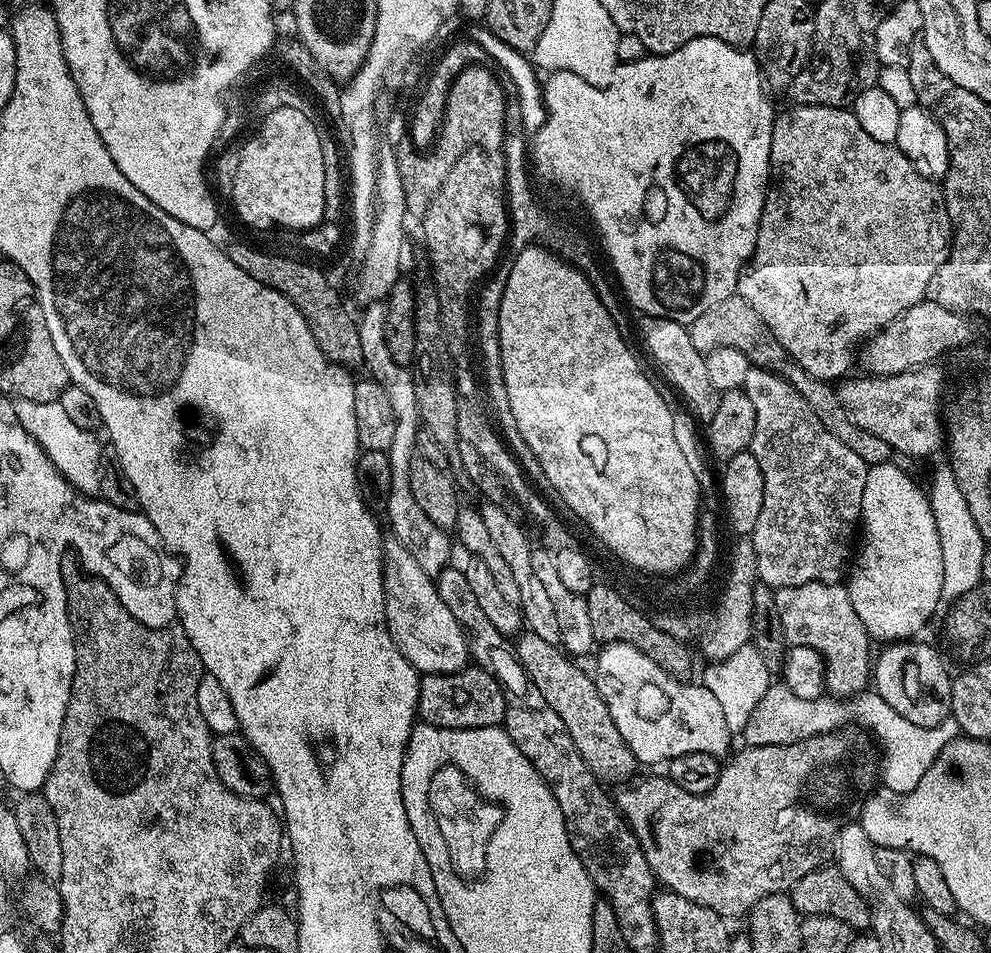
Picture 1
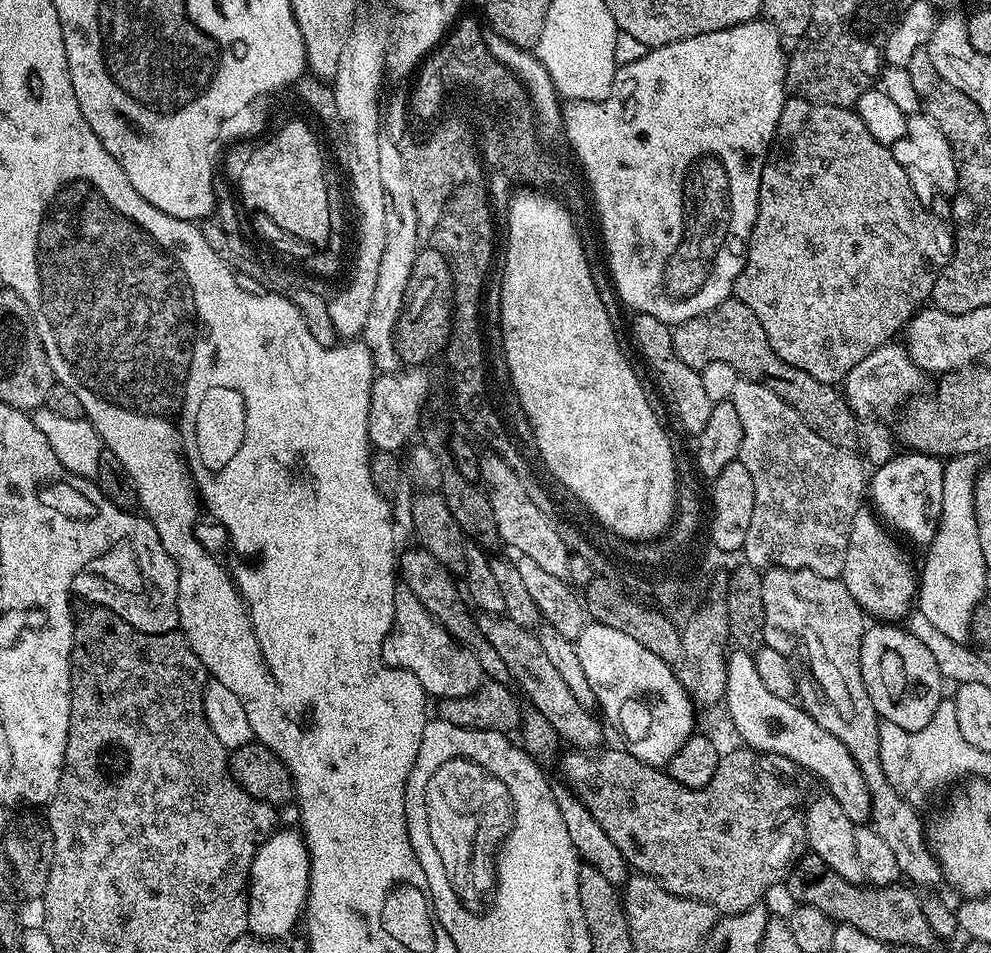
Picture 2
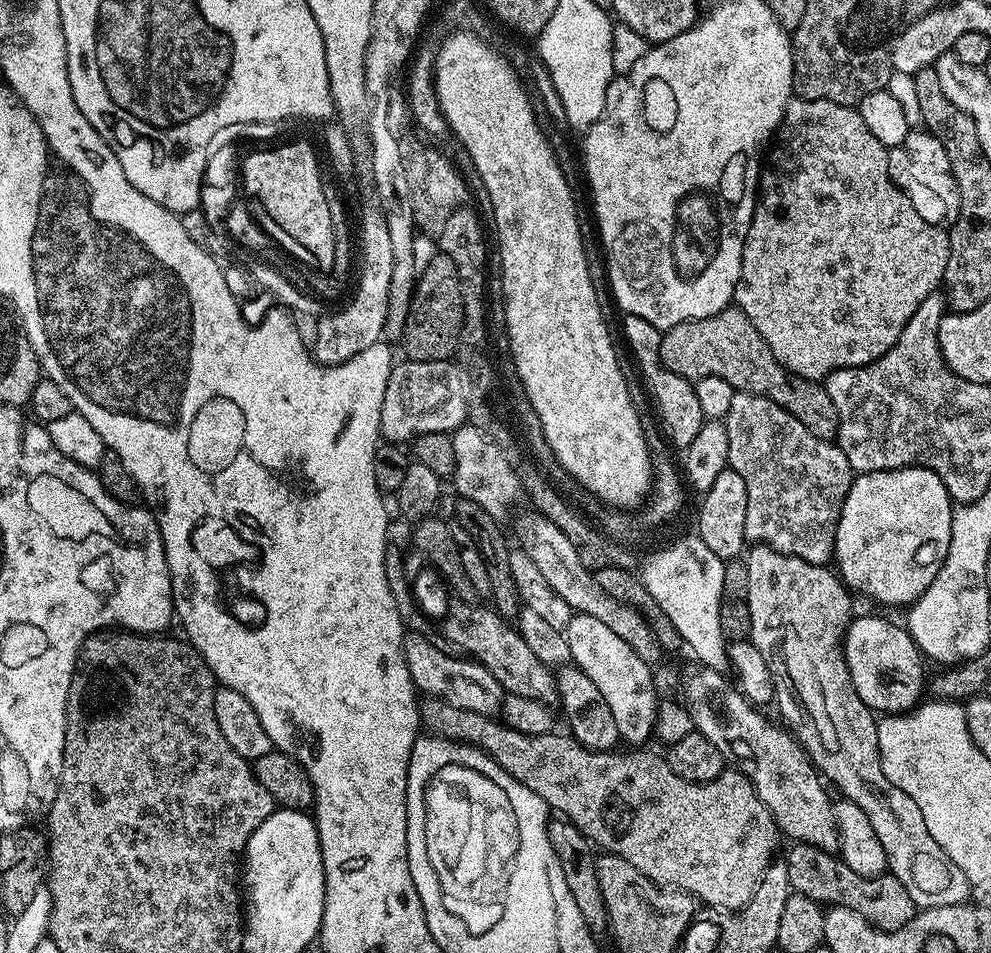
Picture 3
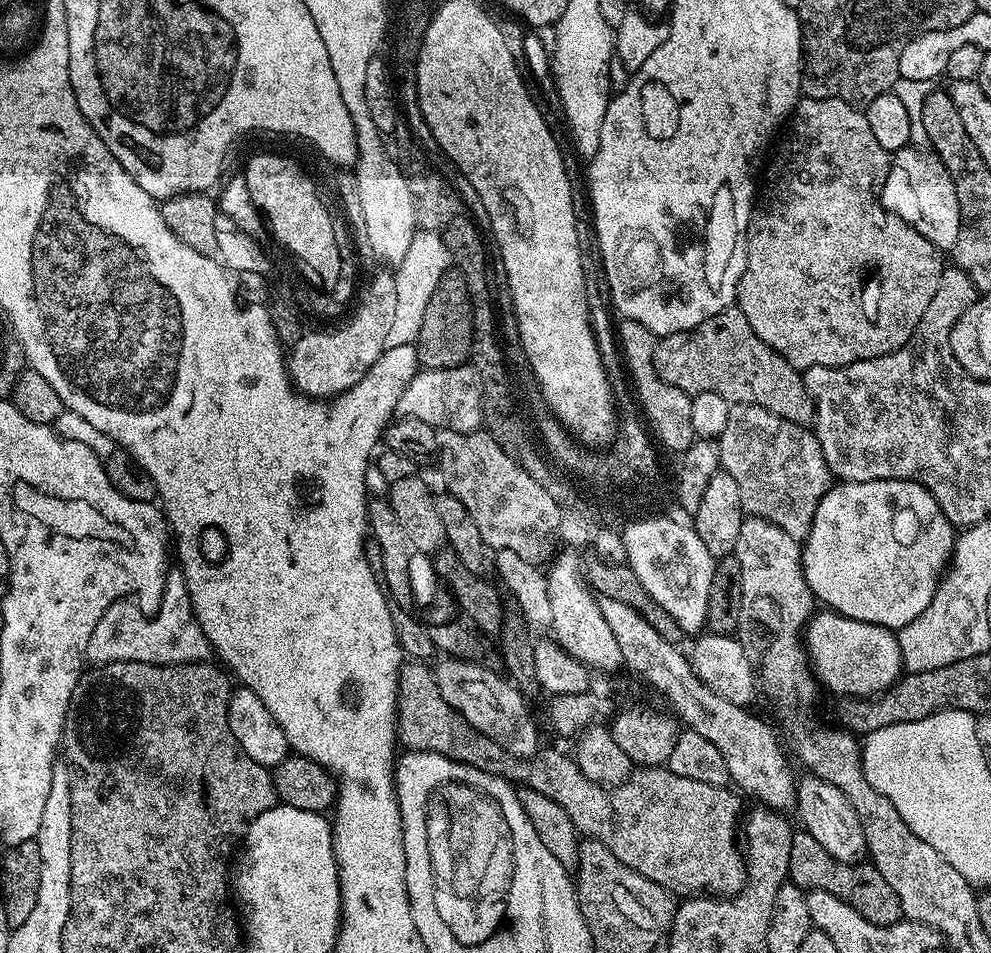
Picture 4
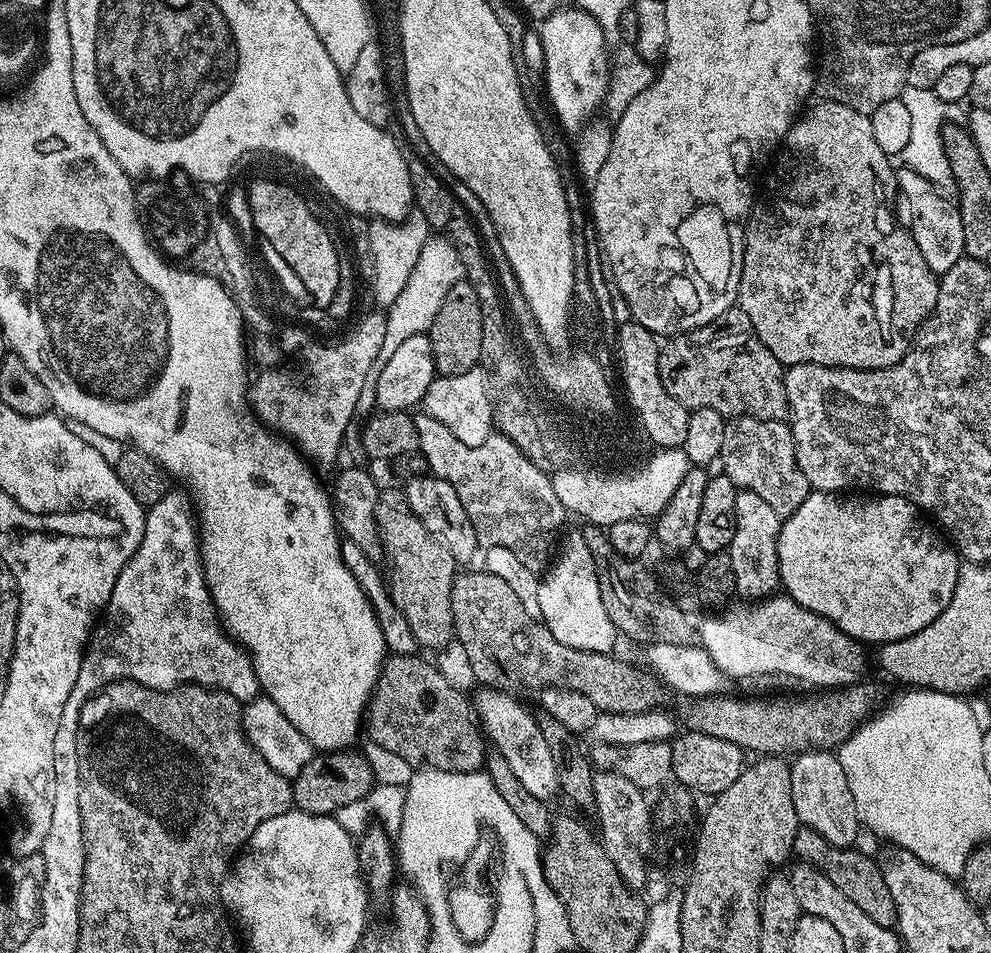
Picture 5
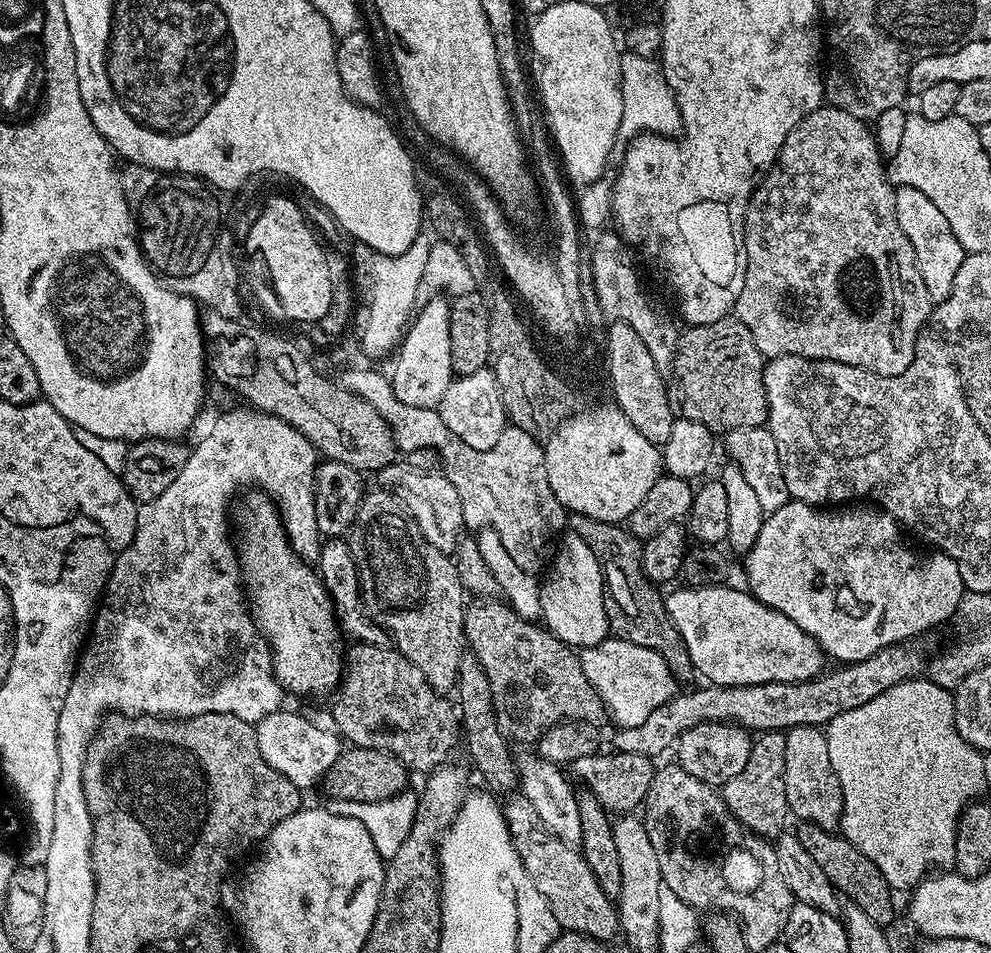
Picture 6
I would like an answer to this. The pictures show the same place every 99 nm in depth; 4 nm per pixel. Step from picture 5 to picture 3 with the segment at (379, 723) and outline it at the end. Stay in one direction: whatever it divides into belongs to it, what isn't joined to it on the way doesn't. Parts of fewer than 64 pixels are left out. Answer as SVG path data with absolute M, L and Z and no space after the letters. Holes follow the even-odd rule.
M428 698L425 701L422 704L422 724L425 729L431 730L435 735L442 736L447 740L458 740L462 744L473 744L476 748L480 748L491 760L496 760L498 766L502 766L508 774L518 782L522 782L522 786L530 786L530 790L534 790L534 794L538 794L538 798L545 800L549 809L556 811L557 808L560 811L557 813L561 817L569 820L574 826L578 826L578 830L582 830L582 834L588 837L593 845L600 847L601 844L604 847L603 851L605 853L626 858L626 862L630 862L630 866L634 866L639 872L646 874L646 878L650 878L655 884L667 886L672 890L689 892L690 895L696 897L701 905L708 904L704 906L707 906L709 909L735 910L743 908L744 904L750 902L750 898L756 893L756 888L760 885L761 878L764 877L764 871L767 870L769 864L774 859L776 854L774 853L776 850L776 836L778 837L776 823L770 814L770 810L762 802L762 798L758 798L754 786L744 777L744 773L739 770L725 770L718 774L718 778L714 778L705 784L699 784L698 782L690 782L689 780L678 778L678 774L674 774L674 770L670 770L667 759L661 753L659 756L656 752L640 752L644 750L628 750L632 752L620 752L621 750L591 752L586 746L582 746L576 740L573 740L571 735L563 734L564 736L559 736L559 731L556 730L546 734L531 736L530 734L522 734L518 730L509 728L507 724L499 719L483 716L470 710L462 710L453 704L445 704L443 700Z

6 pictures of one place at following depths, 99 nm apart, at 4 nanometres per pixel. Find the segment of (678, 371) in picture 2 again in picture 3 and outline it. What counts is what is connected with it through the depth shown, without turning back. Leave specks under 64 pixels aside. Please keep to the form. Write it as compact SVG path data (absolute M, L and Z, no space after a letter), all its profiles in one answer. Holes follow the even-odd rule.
M625 315L624 319L624 340L628 343L627 350L643 376L643 384L647 389L648 399L655 411L656 417L669 445L673 449L683 450L694 442L698 430L704 425L704 415L698 406L698 394L695 383L678 374L674 374L662 362L660 357L661 329L650 326L646 318Z

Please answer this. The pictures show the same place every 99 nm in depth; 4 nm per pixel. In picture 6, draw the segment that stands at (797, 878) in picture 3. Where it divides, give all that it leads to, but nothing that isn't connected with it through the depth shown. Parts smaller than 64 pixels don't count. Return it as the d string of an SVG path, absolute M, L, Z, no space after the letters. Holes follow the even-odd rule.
M803 822L795 826L797 828L794 828L794 834L798 842L802 842L802 846L806 846L810 853L810 858L814 858L818 866L822 866L822 874L826 874L828 881L836 887L837 893L845 901L859 906L866 913L866 918L881 926L888 926L896 916L896 904L892 901L894 890L886 882L886 878L882 878L882 870L878 870L878 866L874 866L874 862L870 862L870 858L866 858L866 854L855 848L843 834L827 832L822 826Z

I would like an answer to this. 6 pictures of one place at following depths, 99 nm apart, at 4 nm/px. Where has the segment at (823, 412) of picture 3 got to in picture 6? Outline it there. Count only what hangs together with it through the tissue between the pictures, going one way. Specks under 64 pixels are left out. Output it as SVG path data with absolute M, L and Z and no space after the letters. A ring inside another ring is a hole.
M725 318L685 327L681 331L667 381L675 415L702 422L713 434L738 430L738 426L765 427L768 423L765 363L766 358L758 346L754 346L750 330L746 330L741 320Z

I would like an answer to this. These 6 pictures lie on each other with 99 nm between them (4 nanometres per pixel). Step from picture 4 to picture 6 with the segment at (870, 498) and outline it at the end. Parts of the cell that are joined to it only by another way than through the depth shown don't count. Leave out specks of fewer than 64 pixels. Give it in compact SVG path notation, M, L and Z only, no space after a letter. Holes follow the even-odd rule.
M789 499L787 504L765 515L764 525L756 536L754 546L743 557L744 572L748 575L747 591L766 606L780 611L786 618L796 622L806 634L812 635L820 643L831 659L833 656L841 665L853 664L862 658L870 658L870 654L878 654L878 650L886 646L902 644L906 640L919 637L919 632L924 632L927 628L936 628L939 624L946 623L952 615L954 617L957 615L960 601L966 595L962 574L958 574L958 562L954 562L954 558L935 550L929 551L929 556L919 556L914 549L904 545L903 535L905 536L905 533L901 525L896 523L896 519L876 506L840 506L835 510L829 510L824 506L803 504L801 500Z

